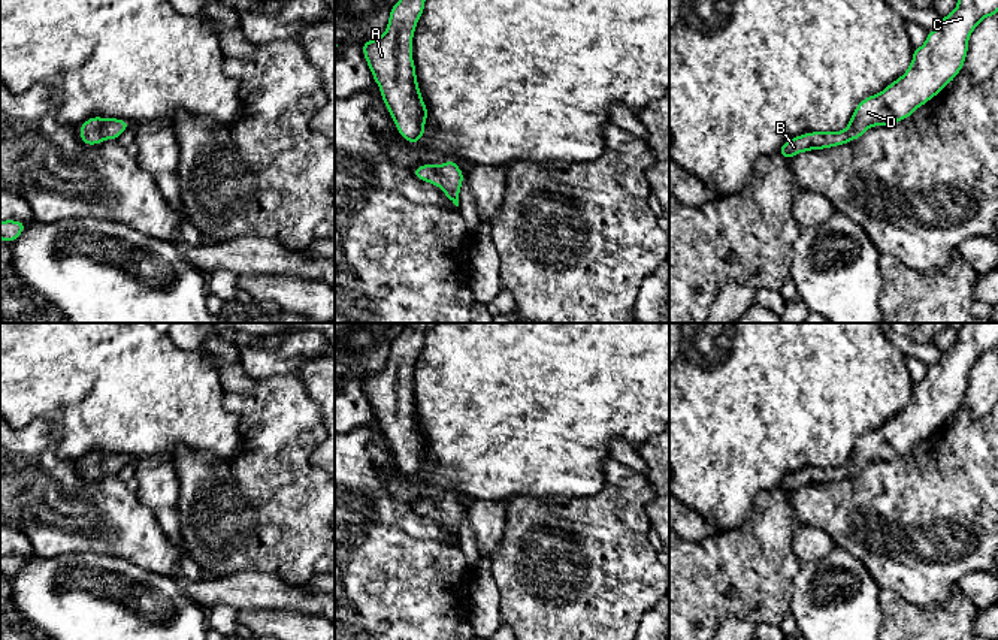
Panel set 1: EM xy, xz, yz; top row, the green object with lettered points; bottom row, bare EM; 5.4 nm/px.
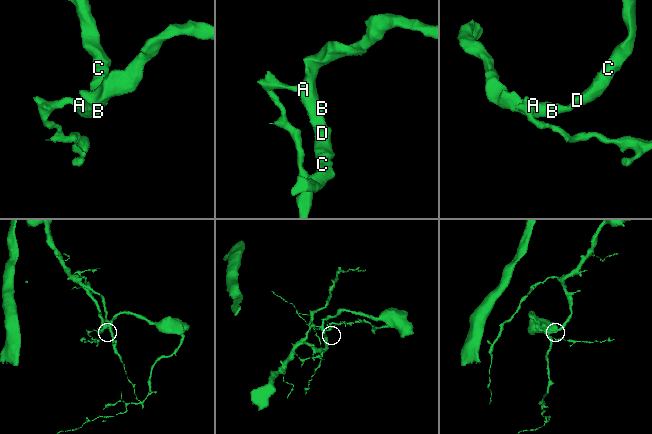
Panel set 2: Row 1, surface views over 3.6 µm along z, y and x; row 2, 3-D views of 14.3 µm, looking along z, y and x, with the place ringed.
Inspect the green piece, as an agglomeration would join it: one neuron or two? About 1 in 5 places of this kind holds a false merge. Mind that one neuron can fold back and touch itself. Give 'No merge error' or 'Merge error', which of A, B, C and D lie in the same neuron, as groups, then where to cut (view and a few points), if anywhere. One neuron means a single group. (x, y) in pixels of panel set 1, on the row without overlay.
No merge error. Groups: A B C D. No split

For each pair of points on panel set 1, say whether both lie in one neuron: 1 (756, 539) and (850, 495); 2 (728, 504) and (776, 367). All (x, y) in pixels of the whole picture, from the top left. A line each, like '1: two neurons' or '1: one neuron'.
1: two neurons
2: one neuron

